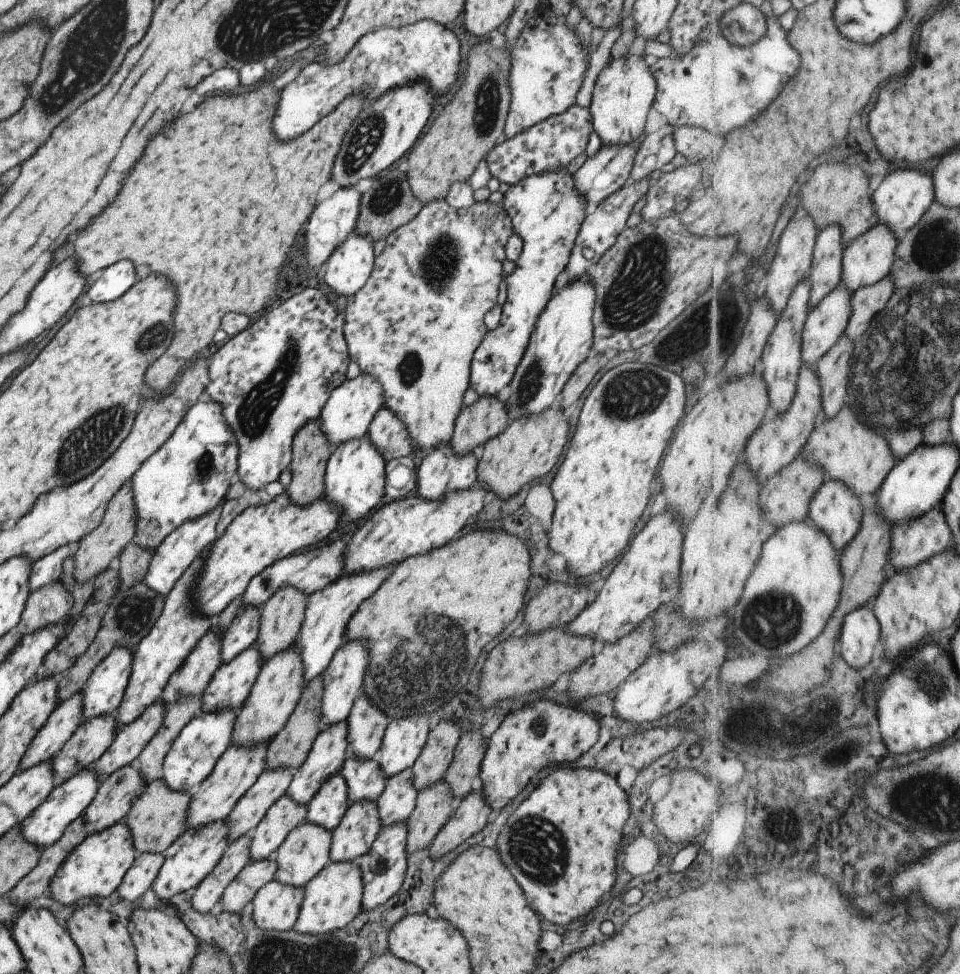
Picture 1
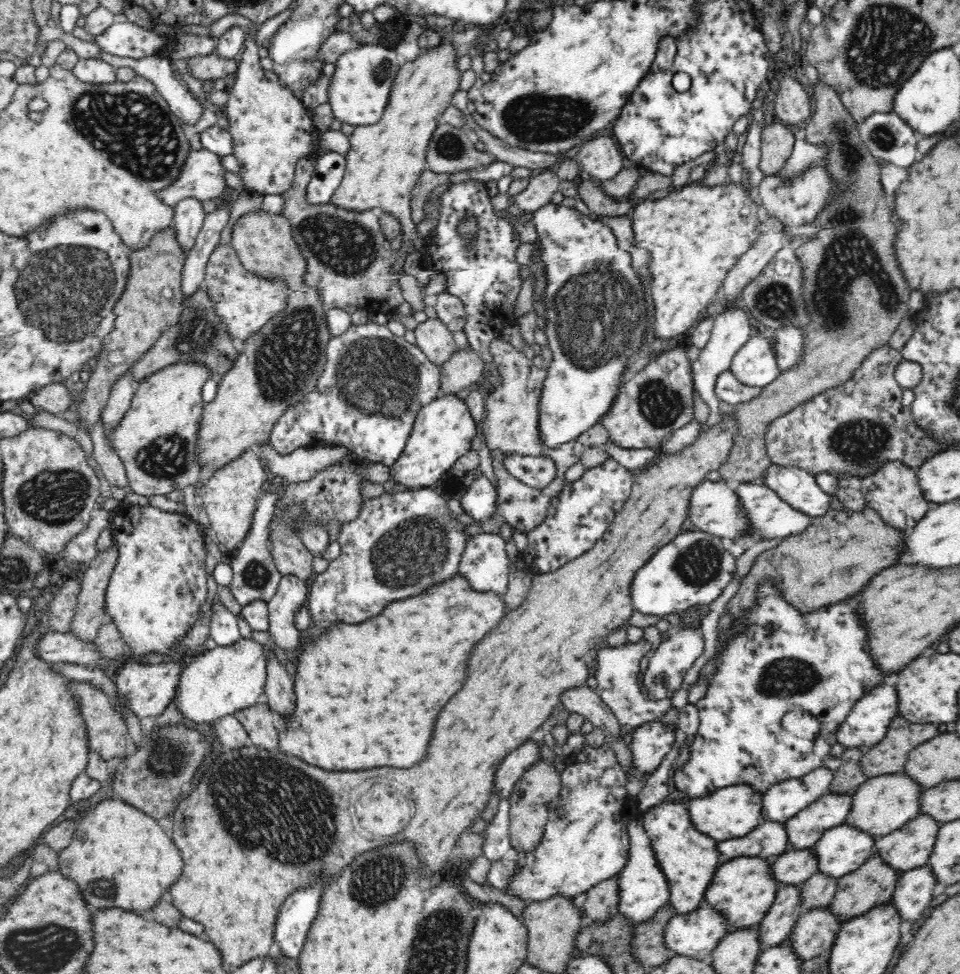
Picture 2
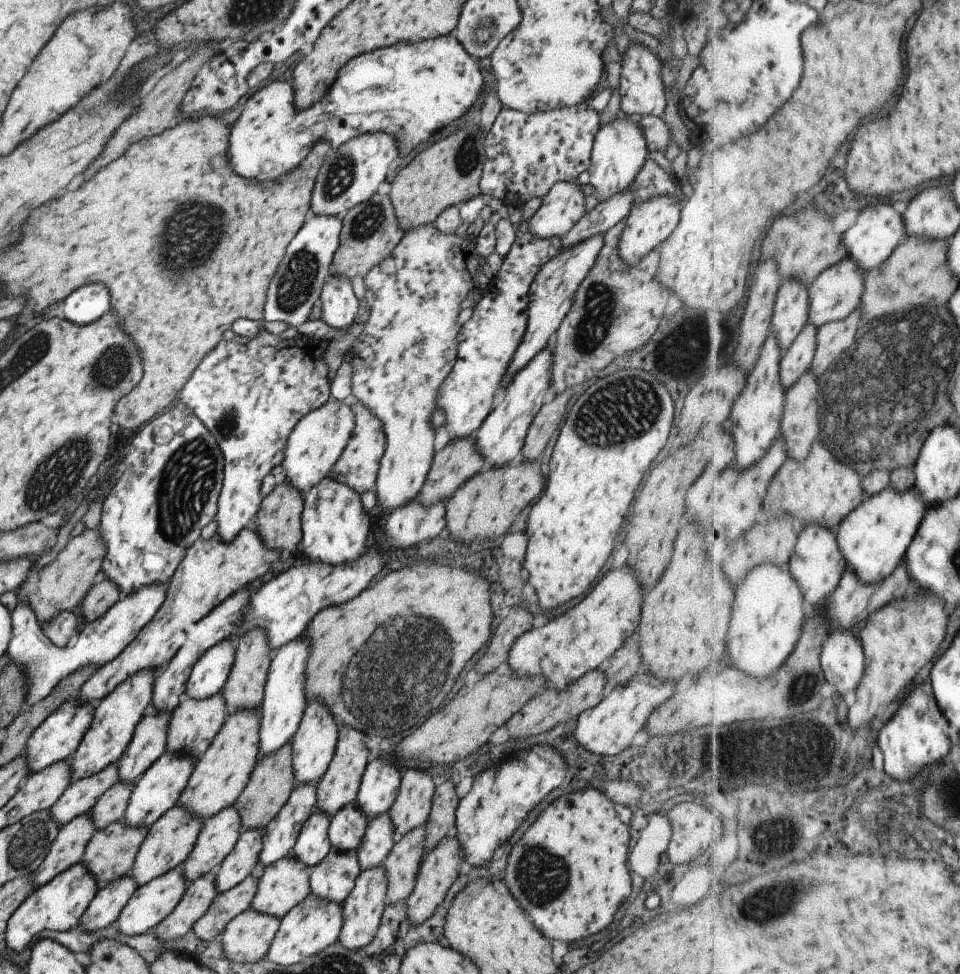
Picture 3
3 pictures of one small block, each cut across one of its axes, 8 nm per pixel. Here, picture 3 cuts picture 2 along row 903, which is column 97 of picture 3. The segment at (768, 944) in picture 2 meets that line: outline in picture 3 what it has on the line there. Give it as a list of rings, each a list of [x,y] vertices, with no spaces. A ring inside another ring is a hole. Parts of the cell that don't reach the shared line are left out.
[[[119,760],[105,765],[105,768],[101,768],[97,774],[70,781],[63,794],[51,805],[51,808],[47,809],[49,816],[57,824],[63,825],[79,814],[90,812],[92,806],[99,800],[99,796],[118,781],[117,762]]]

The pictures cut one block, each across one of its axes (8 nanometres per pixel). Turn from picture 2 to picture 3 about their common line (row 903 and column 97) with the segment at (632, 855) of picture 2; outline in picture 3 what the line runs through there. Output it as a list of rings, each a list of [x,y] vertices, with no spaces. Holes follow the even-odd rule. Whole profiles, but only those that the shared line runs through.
[[[168,582],[165,584],[149,584],[141,586],[131,594],[120,595],[117,602],[109,610],[96,618],[93,622],[86,623],[78,629],[77,640],[64,647],[53,646],[49,639],[41,632],[33,610],[23,600],[18,600],[11,612],[10,639],[7,645],[7,654],[10,662],[17,668],[23,668],[27,680],[26,705],[29,707],[42,698],[45,698],[52,688],[61,679],[71,675],[71,672],[85,668],[85,666],[103,666],[113,660],[137,636],[137,633],[153,618],[153,615],[163,600]]]

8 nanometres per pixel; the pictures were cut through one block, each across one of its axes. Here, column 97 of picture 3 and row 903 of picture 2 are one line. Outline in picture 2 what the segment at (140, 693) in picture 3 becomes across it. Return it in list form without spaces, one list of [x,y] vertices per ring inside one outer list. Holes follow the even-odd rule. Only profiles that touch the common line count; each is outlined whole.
[[[740,856],[722,861],[704,892],[702,906],[713,908],[728,925],[728,932],[757,926],[772,906],[778,884],[769,872],[770,860]]]

